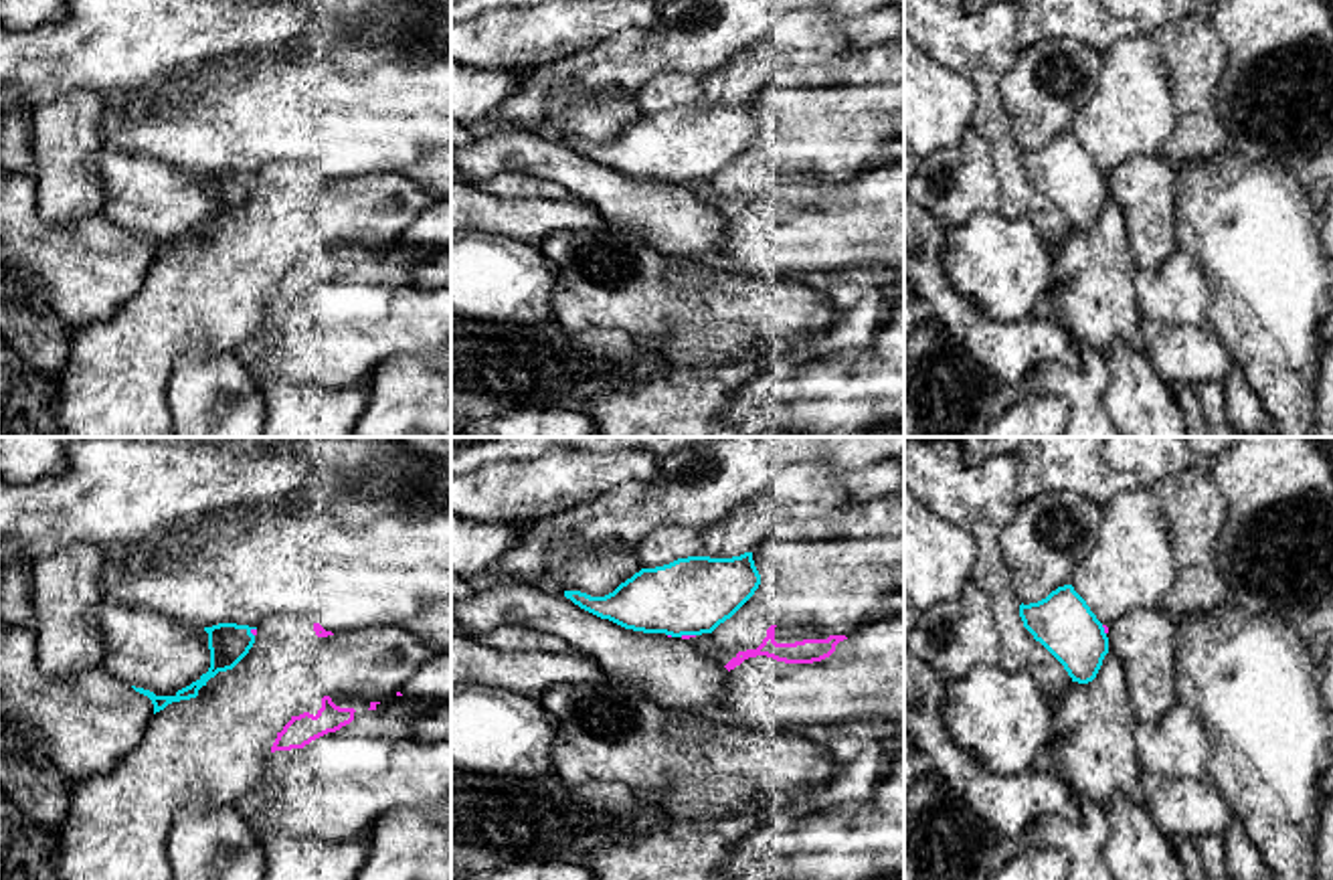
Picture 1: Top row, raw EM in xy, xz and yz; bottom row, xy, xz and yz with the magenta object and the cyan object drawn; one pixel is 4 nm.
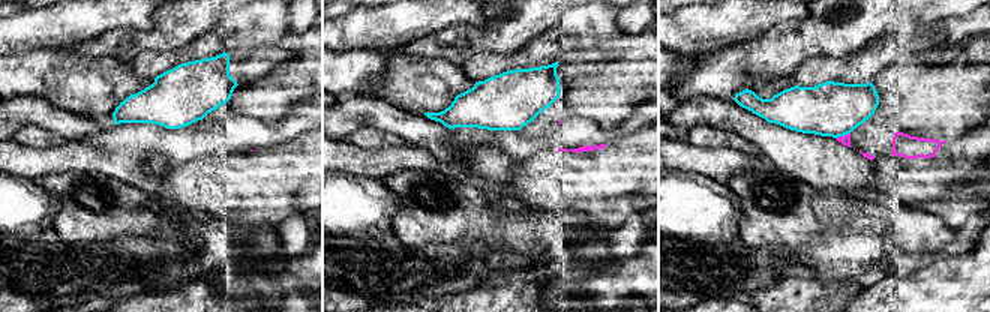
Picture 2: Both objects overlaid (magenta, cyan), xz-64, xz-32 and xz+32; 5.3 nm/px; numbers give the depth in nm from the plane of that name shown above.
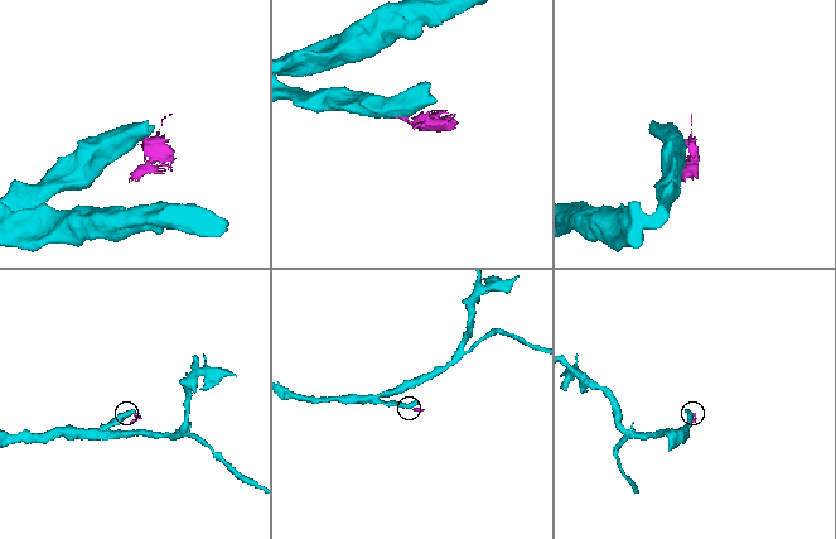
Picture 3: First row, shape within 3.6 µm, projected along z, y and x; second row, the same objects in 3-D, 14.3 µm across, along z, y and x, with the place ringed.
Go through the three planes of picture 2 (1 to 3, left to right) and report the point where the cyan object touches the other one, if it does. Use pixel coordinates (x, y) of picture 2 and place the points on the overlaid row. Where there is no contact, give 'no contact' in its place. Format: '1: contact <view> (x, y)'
1: no contact
2: no contact
3: contact xz+32 (842, 137)

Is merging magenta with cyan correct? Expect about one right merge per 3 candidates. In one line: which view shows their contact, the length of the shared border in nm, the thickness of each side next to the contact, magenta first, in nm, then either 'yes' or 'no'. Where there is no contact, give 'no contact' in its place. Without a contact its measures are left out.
xz | 60 nm | 20/300 nm | no

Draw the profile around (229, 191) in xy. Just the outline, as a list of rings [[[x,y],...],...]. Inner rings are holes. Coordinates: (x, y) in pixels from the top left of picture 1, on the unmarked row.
[[[218,170],[212,174],[204,174],[208,180],[208,196],[210,196],[210,214],[190,233],[178,237],[174,243],[156,243],[150,237],[136,235],[136,239],[148,243],[154,251],[154,261],[164,257],[172,249],[190,247],[198,243],[198,237],[206,233],[210,225],[218,218],[233,216],[253,194],[255,182],[251,180],[257,174],[237,172],[237,170]]]

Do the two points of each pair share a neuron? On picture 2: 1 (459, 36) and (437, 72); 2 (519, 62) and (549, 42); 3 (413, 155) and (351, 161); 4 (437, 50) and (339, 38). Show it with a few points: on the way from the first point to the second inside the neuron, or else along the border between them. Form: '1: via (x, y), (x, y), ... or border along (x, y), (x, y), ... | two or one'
1: border along (411, 54), (420, 59), (447, 59), (461, 66) | two
2: via (527, 57), (542, 50) | one
3: via (398, 158), (366, 161) | one
4: border along (438, 32), (393, 50) | two

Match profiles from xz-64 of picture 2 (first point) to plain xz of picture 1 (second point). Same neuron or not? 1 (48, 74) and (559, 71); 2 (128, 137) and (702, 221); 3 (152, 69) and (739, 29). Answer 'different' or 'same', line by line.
1: different
2: different
3: different

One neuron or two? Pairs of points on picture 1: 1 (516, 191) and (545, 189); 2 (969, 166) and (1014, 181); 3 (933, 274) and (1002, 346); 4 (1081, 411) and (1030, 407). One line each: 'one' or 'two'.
1: one
2: two
3: one
4: two

